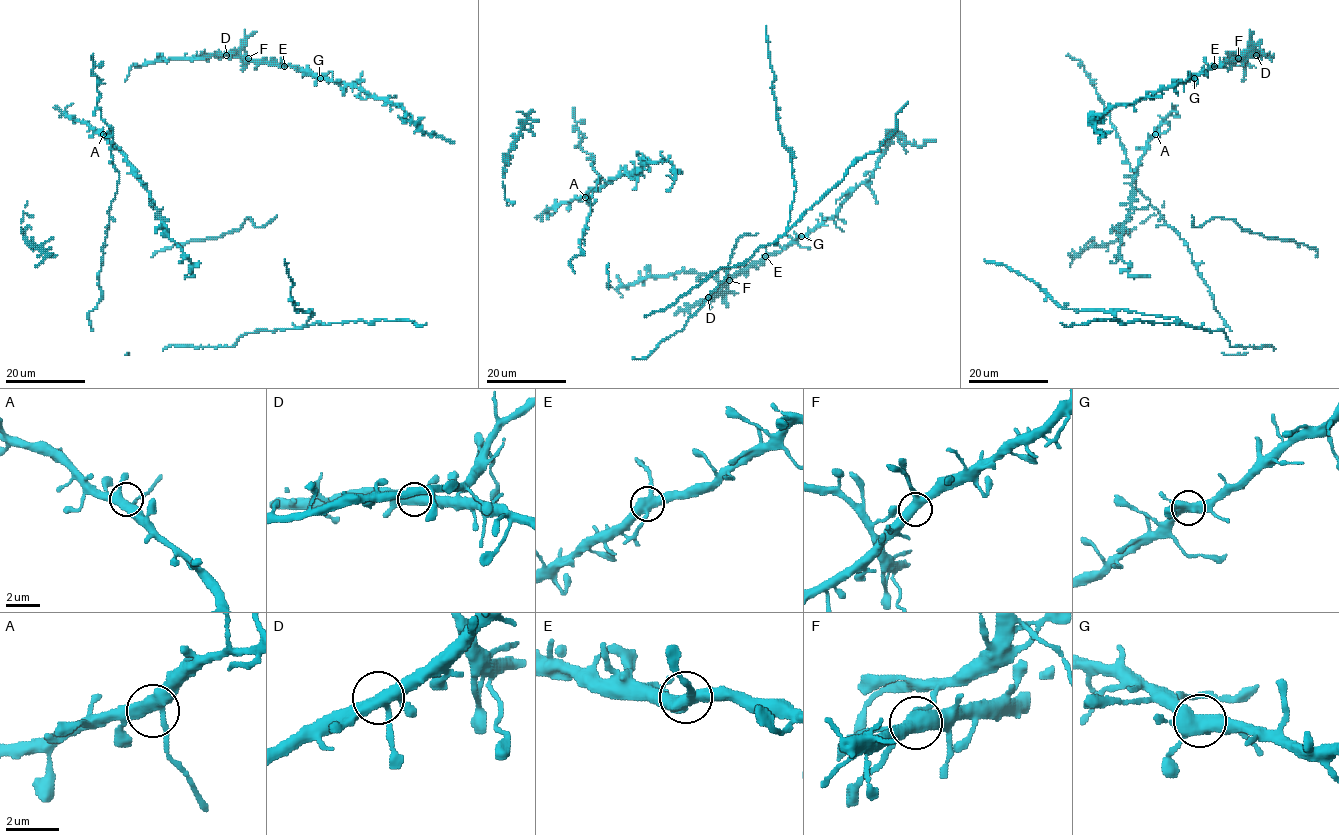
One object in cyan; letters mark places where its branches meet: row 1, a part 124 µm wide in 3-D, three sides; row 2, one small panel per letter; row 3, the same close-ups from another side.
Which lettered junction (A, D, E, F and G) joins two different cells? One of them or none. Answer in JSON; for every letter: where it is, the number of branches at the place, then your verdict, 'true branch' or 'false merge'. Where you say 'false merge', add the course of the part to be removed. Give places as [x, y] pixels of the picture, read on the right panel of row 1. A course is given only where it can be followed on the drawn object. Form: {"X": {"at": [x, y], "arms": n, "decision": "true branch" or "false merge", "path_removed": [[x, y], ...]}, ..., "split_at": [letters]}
{"A": {"at": [1155, 134], "arms": 4, "decision": "true branch"}, "D": {"at": [1256, 55], "arms": 4, "decision": "true branch"}, "E": {"at": [1214, 66], "arms": 4, "decision": "true branch"}, "F": {"at": [1238, 58], "arms": 4, "decision": "true branch"}, "G": {"at": [1194, 78], "arms": 4, "decision": "true branch"}, "split_at": []}

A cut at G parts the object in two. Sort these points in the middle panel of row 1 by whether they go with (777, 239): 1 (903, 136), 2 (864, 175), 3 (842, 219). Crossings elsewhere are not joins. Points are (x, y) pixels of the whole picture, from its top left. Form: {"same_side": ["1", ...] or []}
{"same_side": []}

